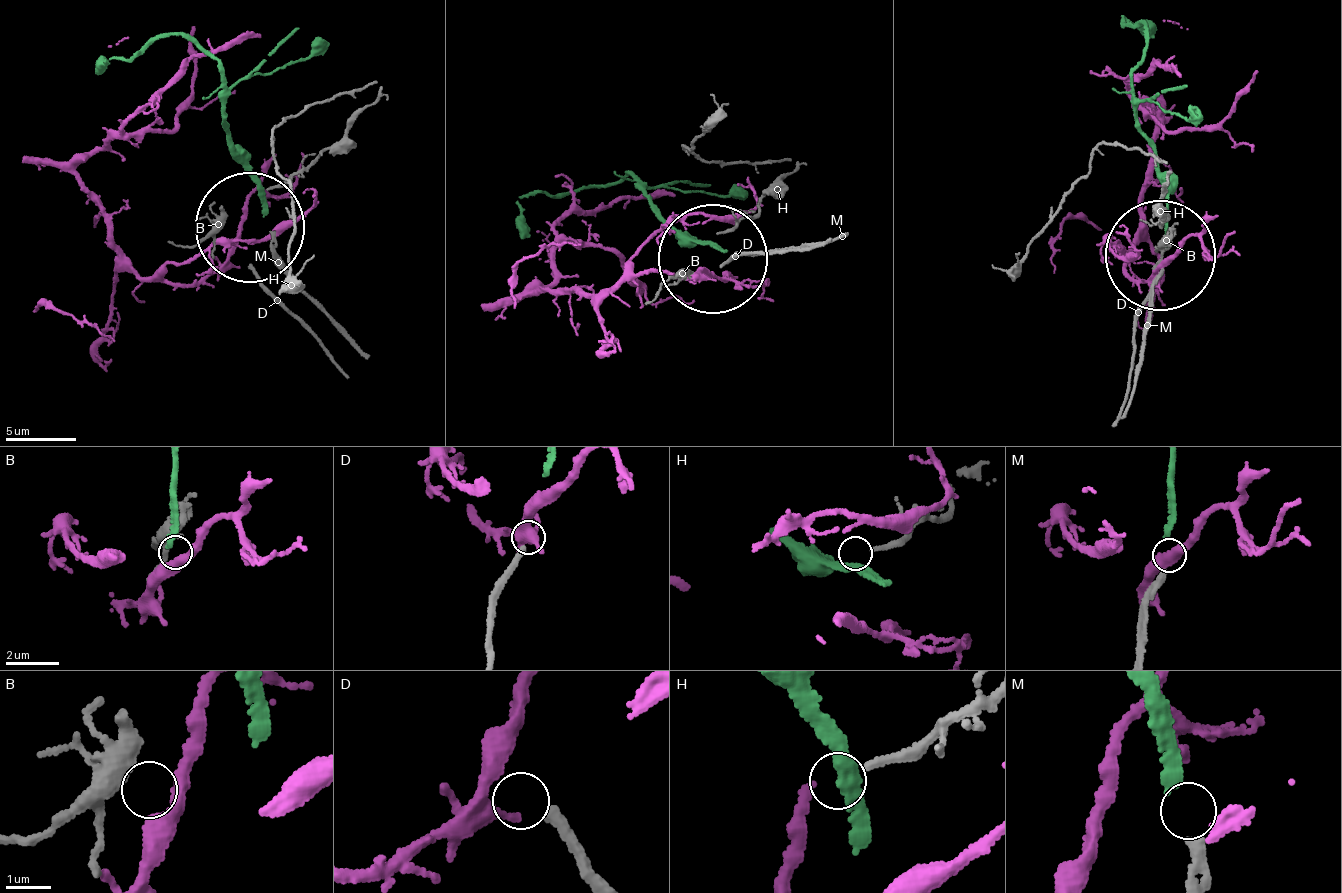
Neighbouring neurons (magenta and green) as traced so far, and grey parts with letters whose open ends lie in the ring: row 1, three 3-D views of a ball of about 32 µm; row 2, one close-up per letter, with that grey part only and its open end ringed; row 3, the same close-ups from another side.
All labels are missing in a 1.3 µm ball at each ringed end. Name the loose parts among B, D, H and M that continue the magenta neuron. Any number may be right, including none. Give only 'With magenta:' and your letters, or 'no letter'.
With magenta: B

